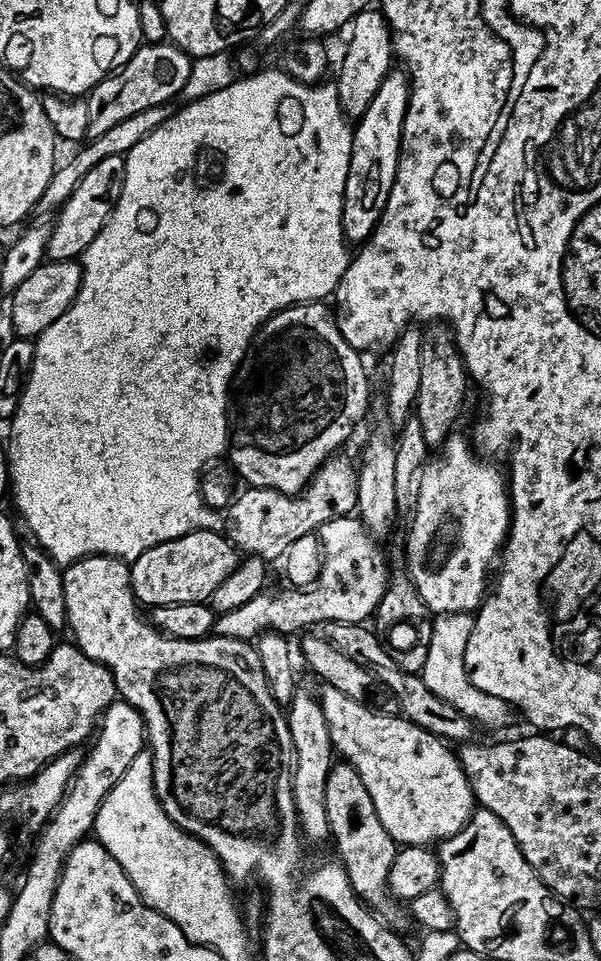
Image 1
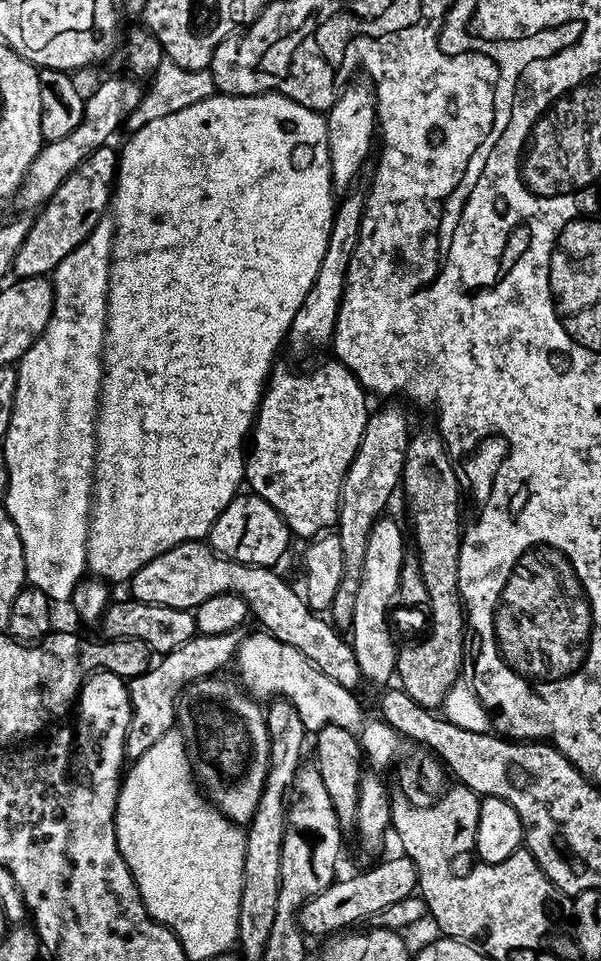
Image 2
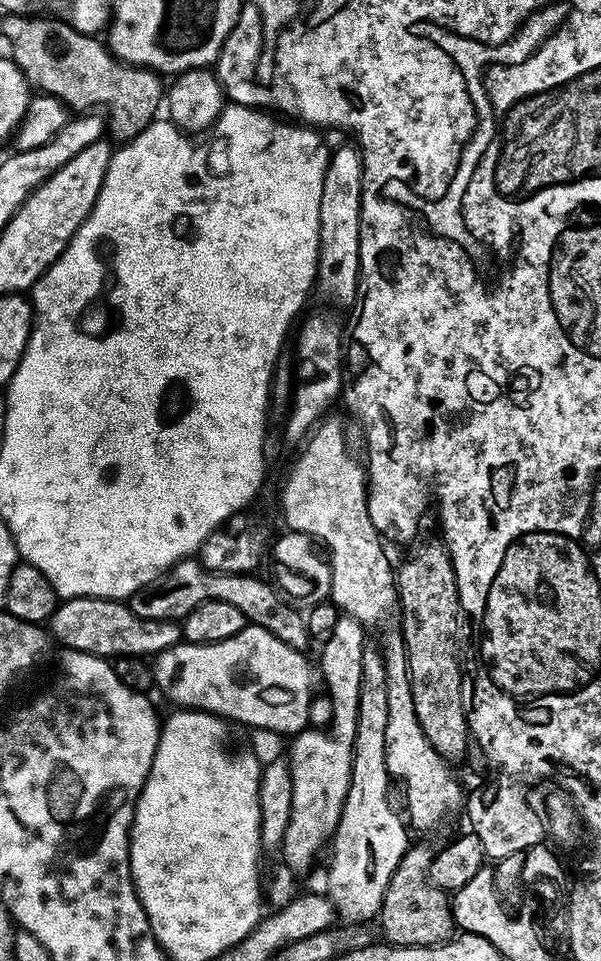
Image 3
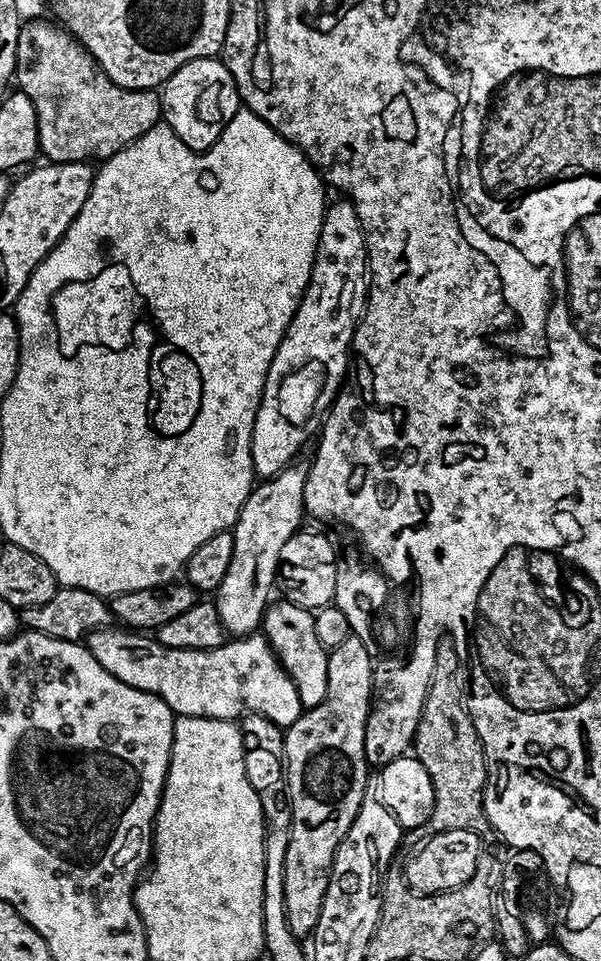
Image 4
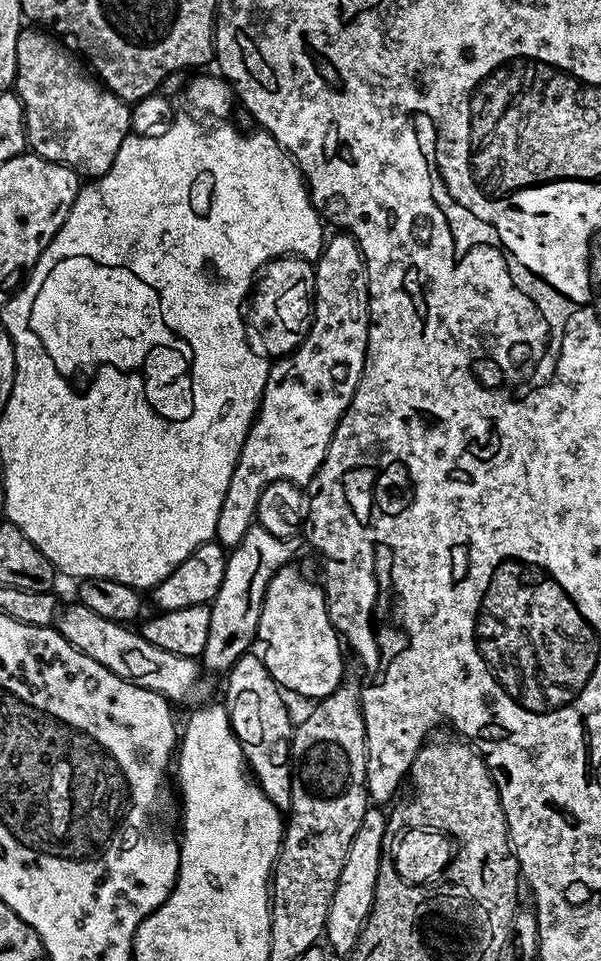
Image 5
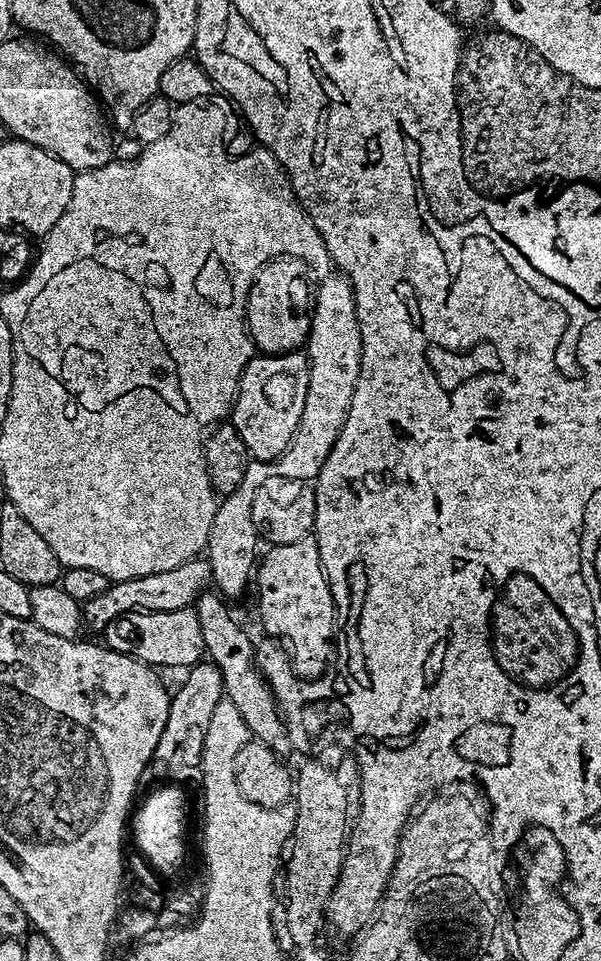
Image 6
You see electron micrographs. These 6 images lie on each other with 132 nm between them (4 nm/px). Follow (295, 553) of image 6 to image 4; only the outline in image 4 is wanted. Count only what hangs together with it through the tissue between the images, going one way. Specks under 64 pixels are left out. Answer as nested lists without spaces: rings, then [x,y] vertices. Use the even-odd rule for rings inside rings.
[[[285,598],[269,603],[264,609],[262,635],[268,639],[268,645],[276,652],[280,665],[290,674],[298,690],[298,698],[305,709],[318,706],[326,698],[326,678],[328,677],[328,653],[325,641],[316,629],[316,617],[313,609],[303,608]]]

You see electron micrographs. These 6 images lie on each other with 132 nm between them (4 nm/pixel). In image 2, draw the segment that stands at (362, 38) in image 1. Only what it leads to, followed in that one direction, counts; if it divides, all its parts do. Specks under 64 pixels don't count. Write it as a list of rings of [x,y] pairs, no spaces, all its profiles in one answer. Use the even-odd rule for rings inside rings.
[[[349,83],[344,92],[326,113],[326,142],[330,154],[330,174],[332,187],[344,194],[353,187],[356,175],[364,168],[368,155],[372,152],[372,139],[377,139],[376,94],[371,83]],[[352,184],[352,185],[351,185]]]

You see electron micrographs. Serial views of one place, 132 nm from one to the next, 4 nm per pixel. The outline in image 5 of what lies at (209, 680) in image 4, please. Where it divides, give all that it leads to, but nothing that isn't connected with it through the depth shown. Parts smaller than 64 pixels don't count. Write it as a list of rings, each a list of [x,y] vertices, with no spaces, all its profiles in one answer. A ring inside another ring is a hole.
[[[79,602],[71,603],[59,609],[54,627],[66,642],[70,642],[70,646],[74,646],[74,650],[82,650],[86,658],[94,658],[94,662],[106,666],[106,670],[118,674],[118,678],[154,690],[169,702],[184,700],[195,690],[202,668],[193,657],[170,654],[170,650],[162,650],[154,646],[154,642],[146,642],[139,631],[132,629],[131,632],[131,627],[102,618],[102,614],[94,614],[94,610]]]

